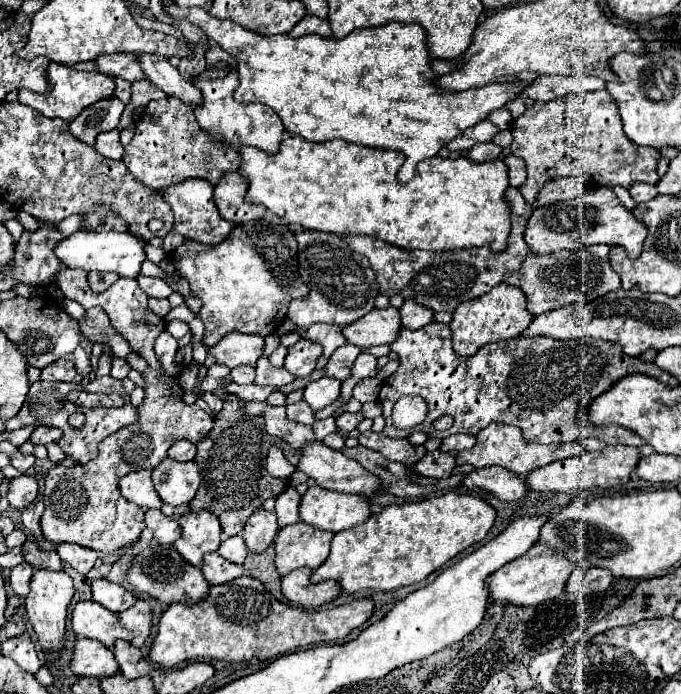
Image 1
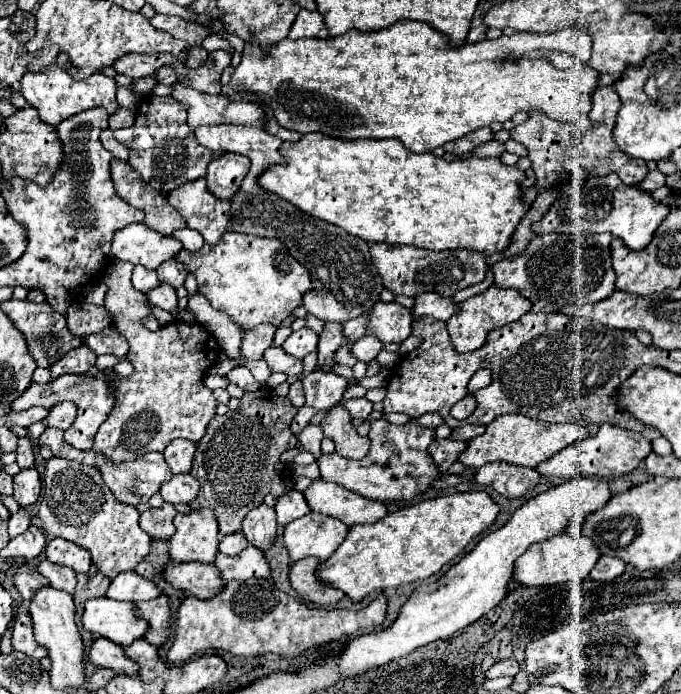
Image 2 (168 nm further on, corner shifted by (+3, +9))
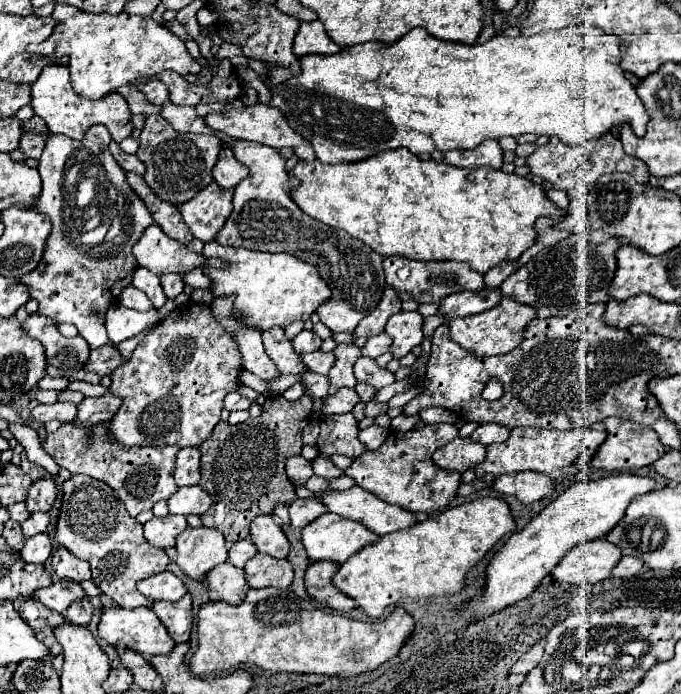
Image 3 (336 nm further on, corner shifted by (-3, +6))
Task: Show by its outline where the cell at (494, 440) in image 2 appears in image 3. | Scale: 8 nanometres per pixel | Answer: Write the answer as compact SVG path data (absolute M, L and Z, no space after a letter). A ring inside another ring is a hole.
M516 427L512 429L512 435L504 443L494 443L488 447L486 461L476 467L476 475L484 477L486 473L492 475L506 475L506 473L520 473L520 471L538 471L538 473L552 473L554 469L562 469L568 465L574 465L578 457L590 465L590 459L594 459L598 447L604 443L606 431L596 431L590 427L580 427L580 429L568 429L568 431L558 431L558 429L538 429L538 427Z

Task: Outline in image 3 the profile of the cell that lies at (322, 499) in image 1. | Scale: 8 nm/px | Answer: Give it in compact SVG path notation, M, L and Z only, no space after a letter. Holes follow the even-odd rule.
M358 485L346 491L330 491L322 495L320 501L326 503L328 511L352 521L360 521L380 537L418 523L414 513L408 513L398 505L390 505Z

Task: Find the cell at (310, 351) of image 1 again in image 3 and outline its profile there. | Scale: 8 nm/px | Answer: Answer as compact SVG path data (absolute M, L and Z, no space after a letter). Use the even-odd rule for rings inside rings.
M306 329L300 331L300 333L292 339L292 347L294 347L294 351L300 353L300 355L310 353L310 351L318 351L318 349L320 349L320 343L322 343L322 339L320 339L316 333L306 331Z

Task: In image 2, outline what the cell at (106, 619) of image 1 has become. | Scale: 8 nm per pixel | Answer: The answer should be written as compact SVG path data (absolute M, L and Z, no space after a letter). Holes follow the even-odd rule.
M110 598L86 600L82 624L92 636L108 638L120 646L132 644L146 632L146 622L138 616L136 604Z

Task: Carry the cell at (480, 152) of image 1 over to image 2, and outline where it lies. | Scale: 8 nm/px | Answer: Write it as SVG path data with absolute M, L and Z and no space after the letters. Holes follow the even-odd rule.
M490 140L486 144L480 144L480 148L476 146L472 156L474 158L488 158L488 156L500 156L504 152L504 144L498 140Z

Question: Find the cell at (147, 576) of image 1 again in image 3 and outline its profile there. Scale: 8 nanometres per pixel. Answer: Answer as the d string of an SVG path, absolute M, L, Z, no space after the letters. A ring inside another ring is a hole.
M222 563L218 567L214 567L208 575L206 575L206 585L220 593L222 601L238 605L240 601L244 601L246 591L250 589L246 577L244 577L244 569L234 567L232 563Z

